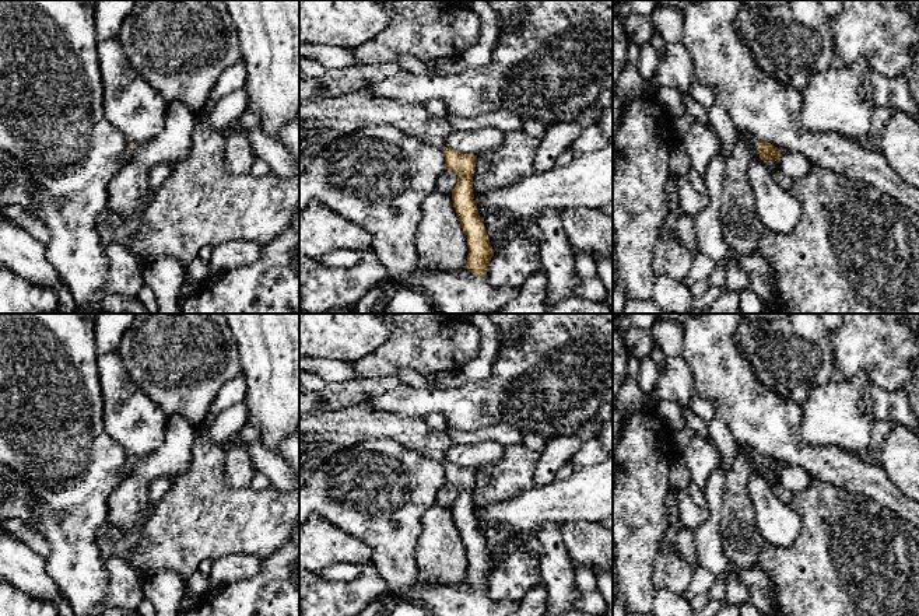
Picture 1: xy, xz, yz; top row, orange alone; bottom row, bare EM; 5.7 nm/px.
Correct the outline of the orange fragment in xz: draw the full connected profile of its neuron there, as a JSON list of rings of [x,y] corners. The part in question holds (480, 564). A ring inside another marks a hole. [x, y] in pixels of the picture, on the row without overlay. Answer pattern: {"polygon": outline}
{"polygon": [[[443,461],[443,466],[445,482],[457,489],[457,497],[452,504],[452,514],[460,539],[467,549],[469,568],[466,582],[478,591],[487,591],[488,578],[495,564],[478,529],[473,507],[477,469],[463,468],[448,461]]]}

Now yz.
{"polygon": [[[739,445],[726,473],[719,515],[719,538],[725,557],[737,568],[751,568],[757,563],[764,538],[755,524],[755,508],[748,493],[748,479],[754,465],[767,476],[781,476],[781,463],[771,456],[758,456],[748,445]]]}

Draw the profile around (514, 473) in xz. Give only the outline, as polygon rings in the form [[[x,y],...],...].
[[[523,442],[505,445],[502,458],[477,469],[473,490],[473,507],[478,529],[484,536],[490,557],[494,564],[501,563],[505,545],[509,540],[520,540],[505,528],[485,526],[478,518],[484,505],[492,500],[508,500],[536,486],[534,470],[539,451],[530,449]]]

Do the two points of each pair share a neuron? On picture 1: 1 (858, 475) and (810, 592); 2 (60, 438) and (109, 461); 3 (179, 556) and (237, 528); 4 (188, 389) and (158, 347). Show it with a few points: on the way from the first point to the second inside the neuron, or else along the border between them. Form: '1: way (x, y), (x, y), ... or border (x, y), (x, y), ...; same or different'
1: border (820, 480), (863, 494), (881, 506); different
2: way (73, 451), (83, 461), (97, 461); same
3: way (193, 542), (207, 528), (223, 528); same
4: way (186, 380), (168, 357); same

